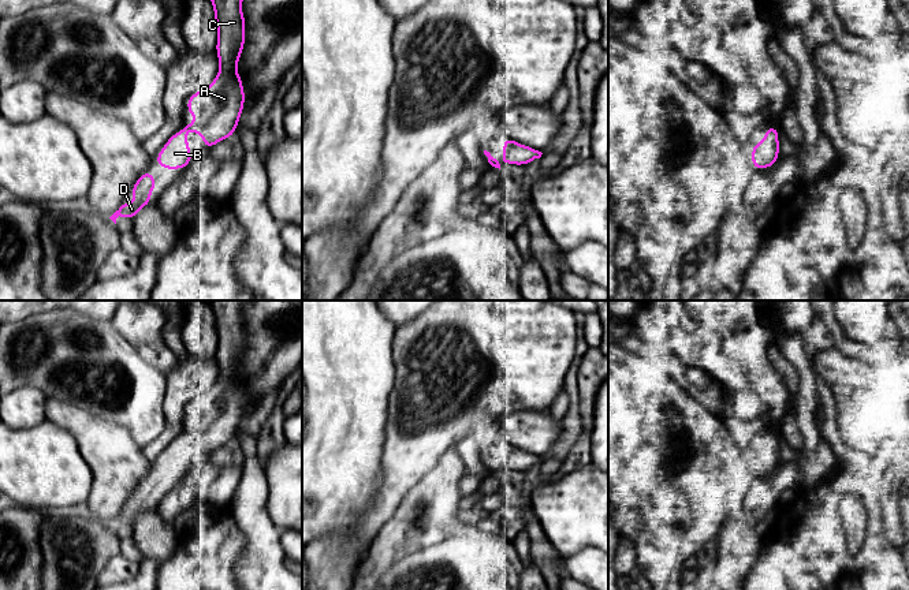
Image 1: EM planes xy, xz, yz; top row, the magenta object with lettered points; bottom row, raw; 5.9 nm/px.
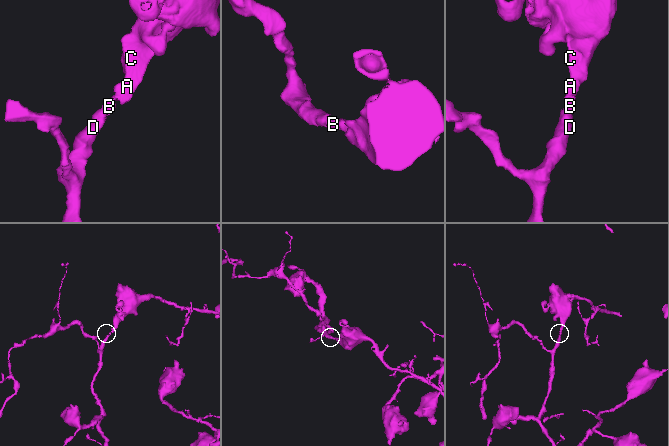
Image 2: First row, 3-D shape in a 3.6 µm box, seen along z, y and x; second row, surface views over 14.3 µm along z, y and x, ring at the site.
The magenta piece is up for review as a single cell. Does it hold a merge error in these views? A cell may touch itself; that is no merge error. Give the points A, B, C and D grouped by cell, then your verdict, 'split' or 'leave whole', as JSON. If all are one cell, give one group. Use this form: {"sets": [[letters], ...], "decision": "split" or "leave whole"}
{"sets": [["A", "B", "C", "D"]], "decision": "leave whole"}

